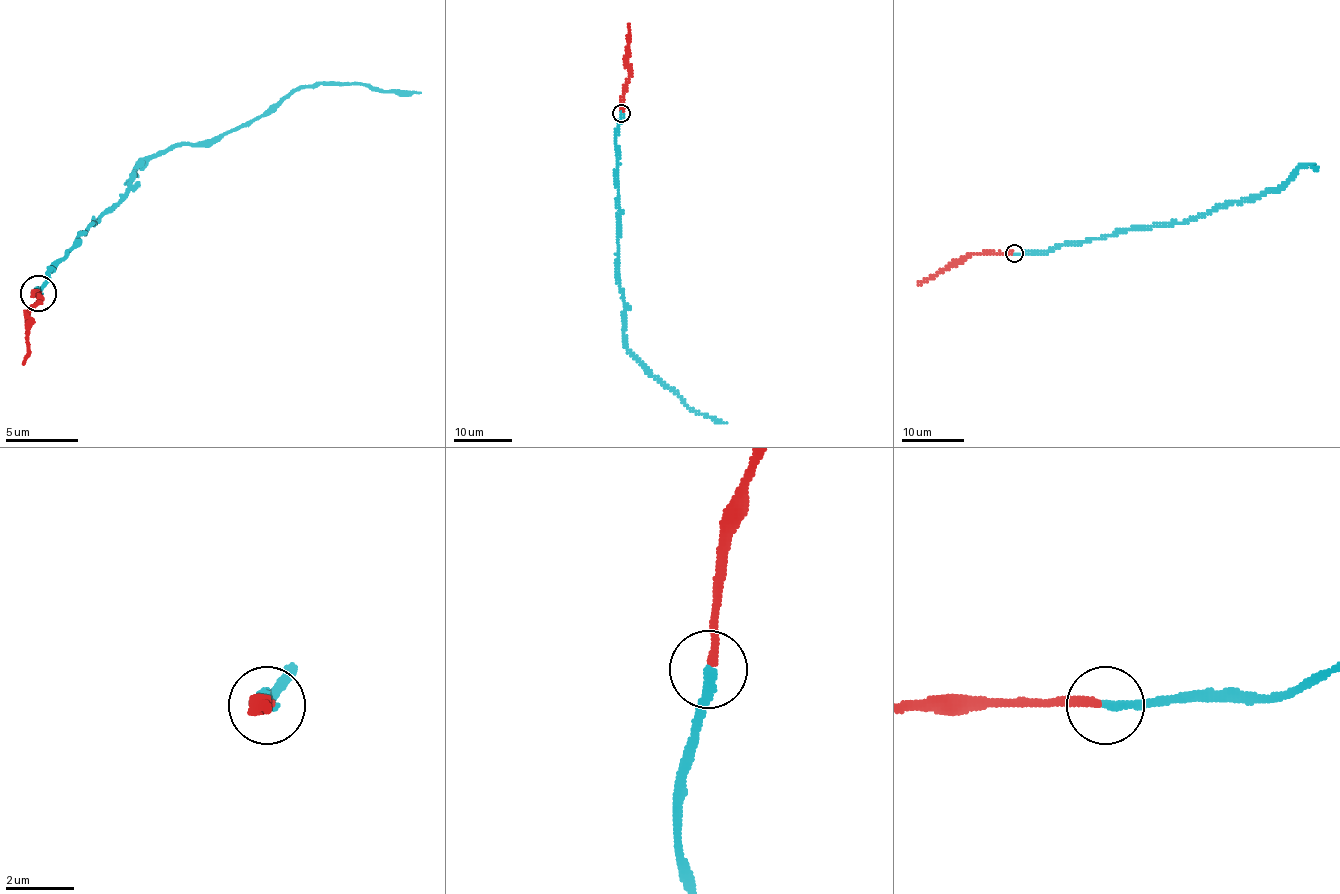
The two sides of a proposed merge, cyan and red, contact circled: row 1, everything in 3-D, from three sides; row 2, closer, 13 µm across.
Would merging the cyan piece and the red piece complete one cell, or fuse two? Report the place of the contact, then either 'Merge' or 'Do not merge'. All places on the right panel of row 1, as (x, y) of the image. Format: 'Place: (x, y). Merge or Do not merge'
Place: (1014, 253). Merge

